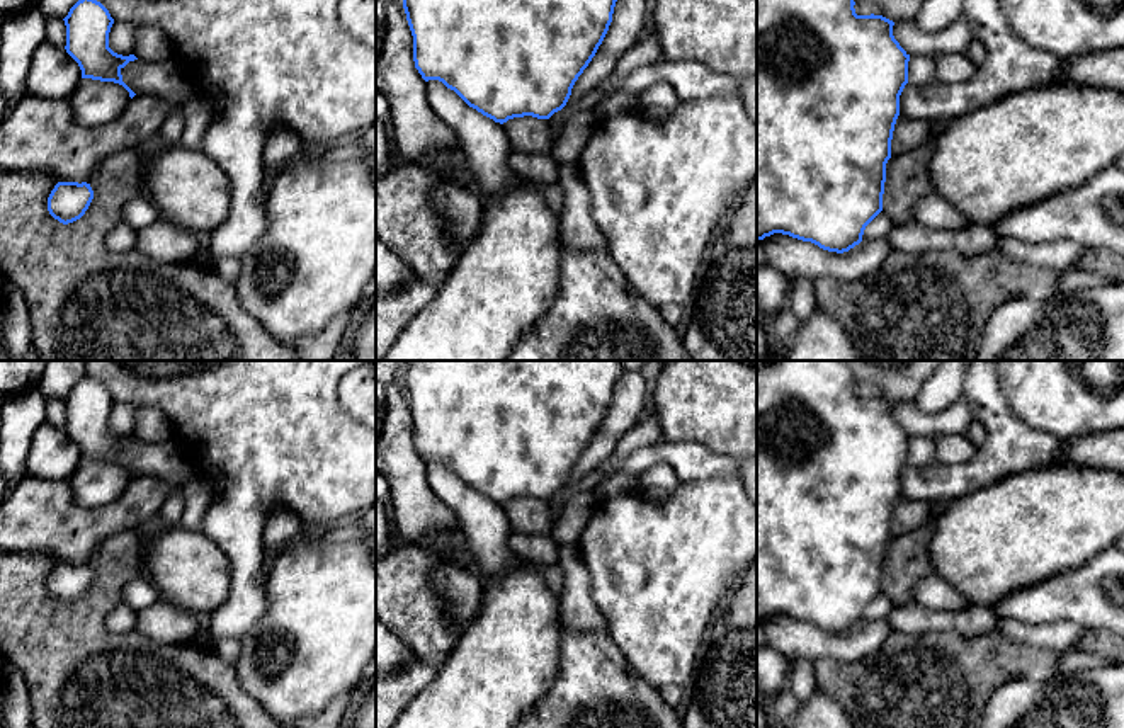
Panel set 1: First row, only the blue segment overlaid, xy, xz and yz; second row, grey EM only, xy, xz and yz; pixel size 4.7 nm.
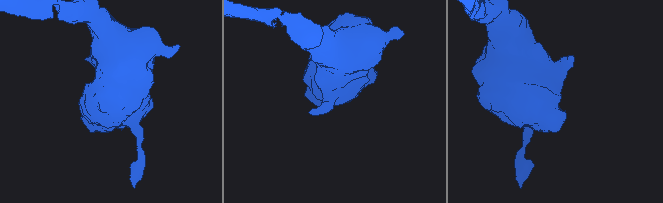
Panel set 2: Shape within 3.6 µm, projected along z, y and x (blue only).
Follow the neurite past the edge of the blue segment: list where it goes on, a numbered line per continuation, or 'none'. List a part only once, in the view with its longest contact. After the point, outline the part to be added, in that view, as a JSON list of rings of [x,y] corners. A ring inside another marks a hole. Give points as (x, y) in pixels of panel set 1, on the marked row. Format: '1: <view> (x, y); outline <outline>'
none

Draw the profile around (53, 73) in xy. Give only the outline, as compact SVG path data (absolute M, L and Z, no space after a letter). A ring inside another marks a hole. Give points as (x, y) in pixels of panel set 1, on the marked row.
M44 41L32 54L26 85L27 94L68 100L80 80L82 70L66 49Z

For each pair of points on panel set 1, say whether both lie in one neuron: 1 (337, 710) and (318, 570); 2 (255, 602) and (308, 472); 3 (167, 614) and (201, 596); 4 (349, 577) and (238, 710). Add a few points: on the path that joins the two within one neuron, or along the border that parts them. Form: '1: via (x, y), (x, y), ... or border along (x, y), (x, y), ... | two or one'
1: border along (357, 688), (339, 694), (323, 710) | two
2: via (247, 563), (247, 507), (269, 485) | one
3: border along (162, 597), (196, 616) | two
4: border along (233, 667), (240, 688), (266, 710) | two

